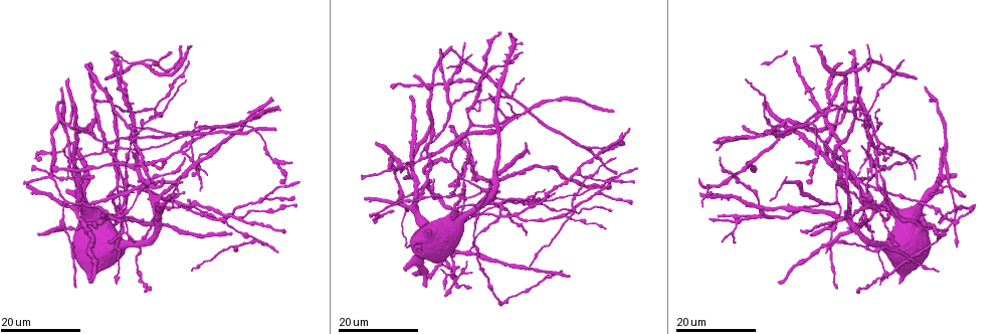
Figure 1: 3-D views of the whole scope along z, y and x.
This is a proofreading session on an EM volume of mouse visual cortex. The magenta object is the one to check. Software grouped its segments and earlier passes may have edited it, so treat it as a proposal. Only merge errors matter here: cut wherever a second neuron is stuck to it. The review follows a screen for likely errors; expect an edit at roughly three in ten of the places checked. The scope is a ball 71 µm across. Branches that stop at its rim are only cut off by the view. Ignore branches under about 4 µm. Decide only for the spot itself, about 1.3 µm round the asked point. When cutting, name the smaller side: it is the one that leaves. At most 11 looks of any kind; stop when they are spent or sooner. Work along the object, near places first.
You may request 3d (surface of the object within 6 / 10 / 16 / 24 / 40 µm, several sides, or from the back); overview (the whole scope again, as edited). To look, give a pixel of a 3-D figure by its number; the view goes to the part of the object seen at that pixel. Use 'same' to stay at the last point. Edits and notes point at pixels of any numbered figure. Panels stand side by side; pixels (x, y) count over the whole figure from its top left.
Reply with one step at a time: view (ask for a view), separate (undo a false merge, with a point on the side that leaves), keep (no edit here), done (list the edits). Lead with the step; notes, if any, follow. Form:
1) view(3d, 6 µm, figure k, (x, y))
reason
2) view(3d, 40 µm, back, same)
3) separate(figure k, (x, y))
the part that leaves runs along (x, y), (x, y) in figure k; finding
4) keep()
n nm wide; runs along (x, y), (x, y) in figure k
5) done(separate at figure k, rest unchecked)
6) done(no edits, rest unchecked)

view(3d, 16 µm, figure 1, (563, 214))
three arms meet

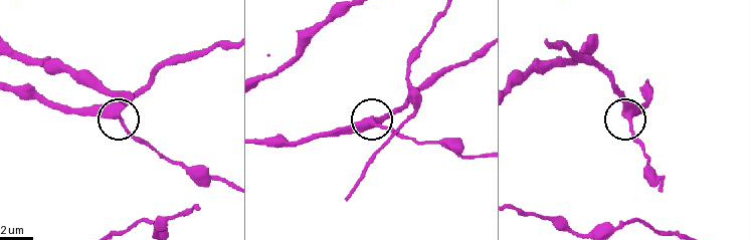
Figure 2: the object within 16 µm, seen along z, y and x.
view(3d, 10 µm, figure 2, (373, 119))

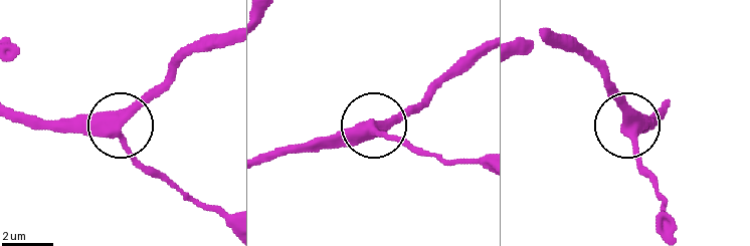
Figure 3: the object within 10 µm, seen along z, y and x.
view(3d, 6 µm, figure 3, (119, 126))

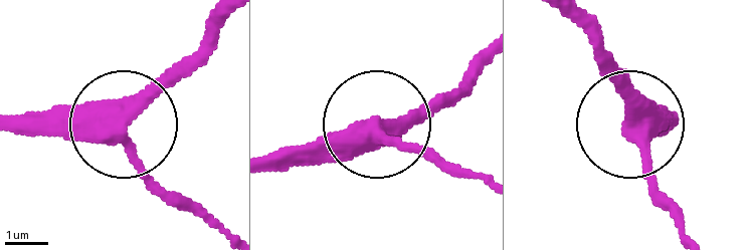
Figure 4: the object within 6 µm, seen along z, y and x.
keep()
3 arms; all the same neuron

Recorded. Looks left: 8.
view(3d, 24 µm, figure 1, (420, 155))
arms part here

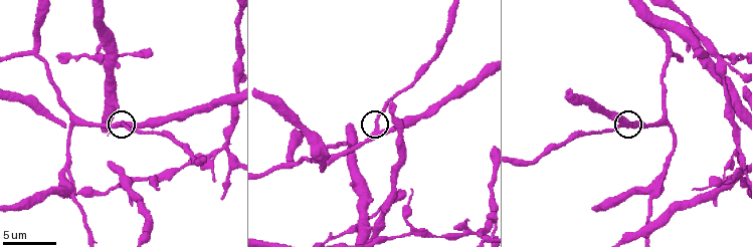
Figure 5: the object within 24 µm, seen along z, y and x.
view(3d, 10 µm, figure 5, (378, 128))
zoom in

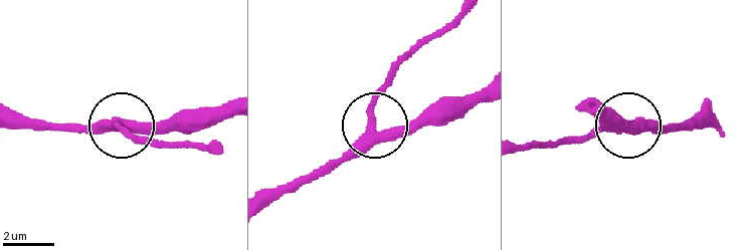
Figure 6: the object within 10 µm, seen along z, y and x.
keep()
3 arms; runs along (266, 198), (325, 172), (370, 129), (445, 122) in figure 6; continuous, no second neuron

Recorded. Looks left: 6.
view(3d, 24 µm, figure 1, (109, 216))

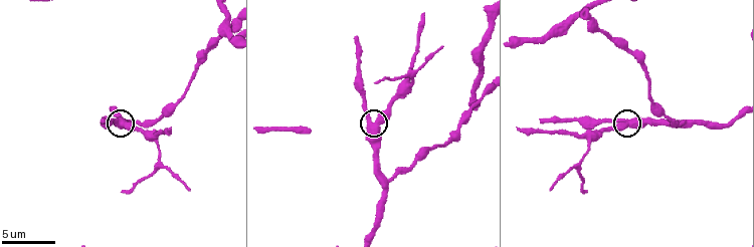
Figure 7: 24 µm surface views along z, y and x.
view(3d, 6 µm, figure 7, (376, 123))

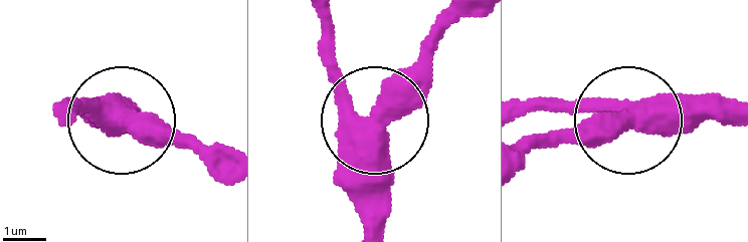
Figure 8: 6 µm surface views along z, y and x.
keep()
490 nm wide; runs along (380, 229), (380, 143), (319, 16) in figure 8; continuous, no second neuron

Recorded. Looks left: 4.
view(3d, 16 µm, figure 1, (468, 110))
three-way junction

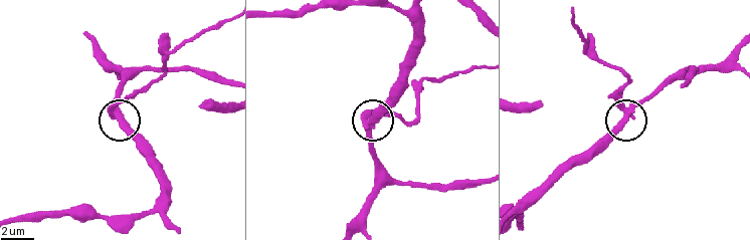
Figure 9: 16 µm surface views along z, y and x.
view(3d, 10 µm, figure 9, (112, 111))
closer look

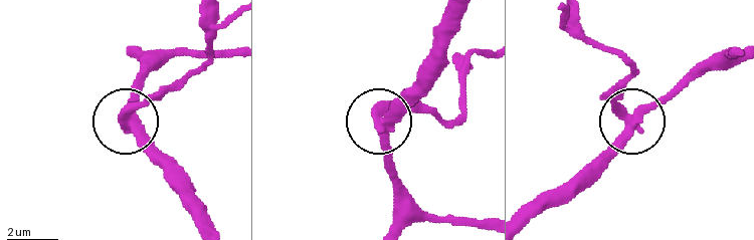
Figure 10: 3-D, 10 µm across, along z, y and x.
separate(figure 10, (147, 99))
380 nm wide; the part that leaves runs along (126, 122), (184, 84), (229, 24) in figure 10; a second neuron is stuck on

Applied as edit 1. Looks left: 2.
done(separate at figure 10, rest unchecked)

